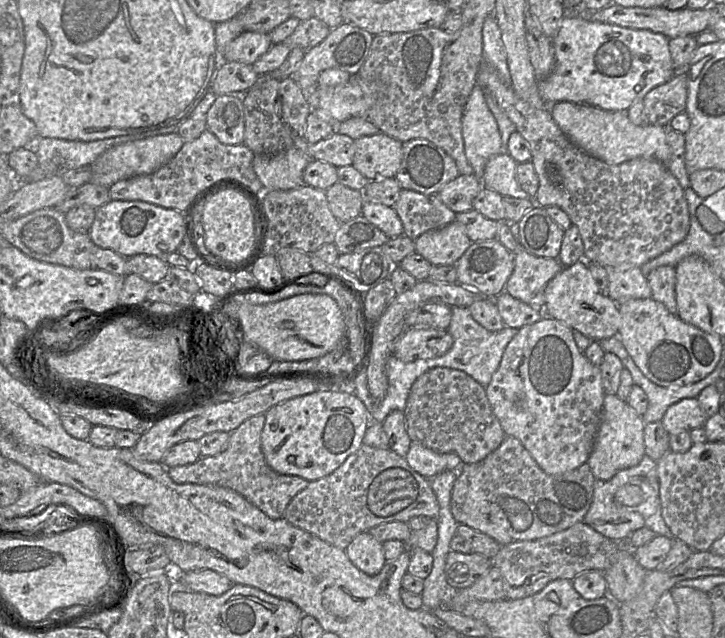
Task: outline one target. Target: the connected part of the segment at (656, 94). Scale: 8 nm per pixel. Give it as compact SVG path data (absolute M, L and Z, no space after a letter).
M686 67L675 72L666 83L650 90L643 98L649 124L666 127L678 114L685 112L688 94Z

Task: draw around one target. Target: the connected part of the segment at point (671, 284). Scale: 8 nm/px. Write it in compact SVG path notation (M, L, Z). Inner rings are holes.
M660 266L652 270L646 279L651 289L651 298L662 303L671 314L677 315L675 267Z

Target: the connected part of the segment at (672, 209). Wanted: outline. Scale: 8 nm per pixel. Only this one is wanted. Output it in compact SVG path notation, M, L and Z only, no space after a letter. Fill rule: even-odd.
M482 61L481 66L479 68L478 74L477 74L477 84L479 86L481 86L481 88L485 91L485 98L486 98L486 94L493 96L497 102L497 104L499 105L499 107L504 111L504 113L508 116L508 118L513 122L513 124L515 125L516 131L527 141L527 143L529 144L530 147L530 151L531 151L531 162L534 166L535 172L538 176L538 181L539 181L539 187L538 190L536 192L536 195L534 197L534 201L535 203L537 203L537 205L541 206L541 207L548 207L548 206L557 206L559 208L561 208L562 210L564 210L573 225L575 225L579 232L580 235L582 237L582 241L583 241L583 246L584 246L584 256L583 256L583 260L585 260L587 263L595 263L595 264L599 264L605 268L608 267L618 267L618 266L635 266L635 267L641 267L643 264L645 264L646 262L652 260L653 258L661 255L662 253L670 250L673 246L677 245L678 243L680 243L681 241L683 241L685 239L685 237L687 236L688 232L689 232L689 227L690 227L690 218L689 218L689 210L688 210L688 205L687 202L684 198L684 189L680 186L680 184L678 183L678 181L675 179L675 177L671 174L671 172L669 171L669 169L667 168L667 166L663 163L660 163L659 161L655 160L655 159L646 159L646 158L635 158L626 162L623 162L621 164L618 165L610 165L607 164L591 155L589 155L588 153L586 153L585 151L581 150L579 147L577 147L575 144L573 144L568 137L562 132L562 130L559 128L559 126L557 125L557 123L553 120L551 113L550 113L550 108L549 107L545 107L545 108L535 108L532 105L530 105L528 102L524 101L523 99L521 99L514 91L512 85L511 85L511 77L510 77L510 83L504 81L500 75L498 74L497 70L492 66L489 65L488 63Z

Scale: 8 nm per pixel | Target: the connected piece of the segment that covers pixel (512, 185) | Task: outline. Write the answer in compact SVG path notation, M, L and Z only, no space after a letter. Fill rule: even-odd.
M508 152L491 156L484 168L483 187L491 189L502 196L527 198L516 179L517 163Z

